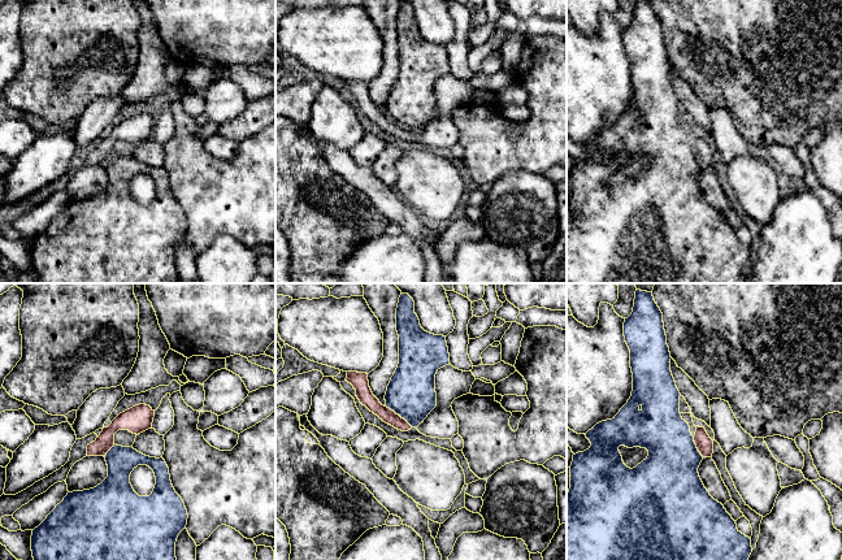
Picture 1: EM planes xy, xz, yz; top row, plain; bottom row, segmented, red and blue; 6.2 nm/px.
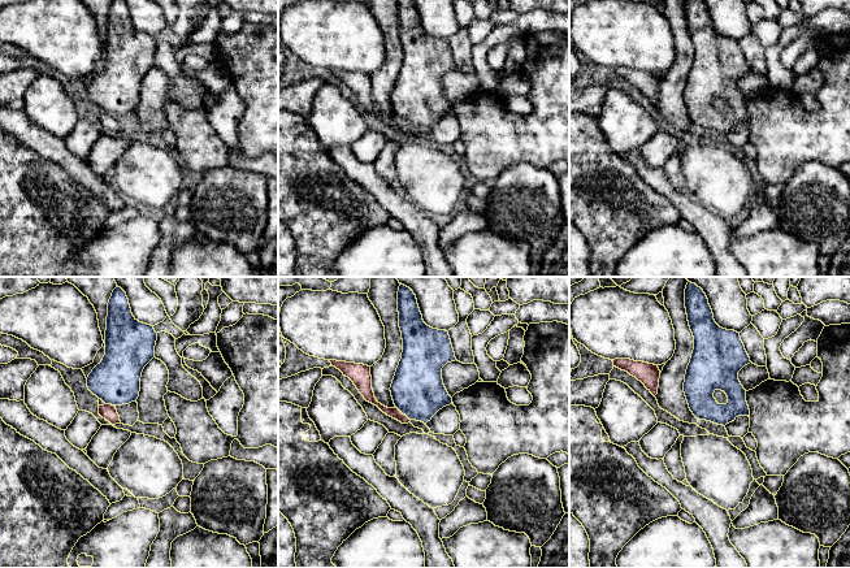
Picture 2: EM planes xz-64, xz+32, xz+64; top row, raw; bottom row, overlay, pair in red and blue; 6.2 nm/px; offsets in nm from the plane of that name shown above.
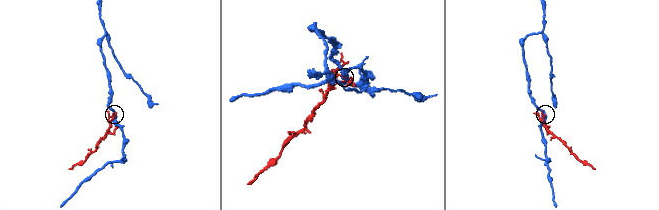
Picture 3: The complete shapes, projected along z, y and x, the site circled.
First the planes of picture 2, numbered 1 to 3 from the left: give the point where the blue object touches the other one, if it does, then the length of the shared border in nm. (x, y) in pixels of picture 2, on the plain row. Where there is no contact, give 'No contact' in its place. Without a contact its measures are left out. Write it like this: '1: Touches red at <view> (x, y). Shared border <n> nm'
1: Touches red at xz-64 (109, 113). Shared border 60 nm
2: Touches red at xz+32 (402, 122). Shared border 120 nm
3: No contact

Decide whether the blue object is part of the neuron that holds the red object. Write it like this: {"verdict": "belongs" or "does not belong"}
{"verdict": "does not belong"}

